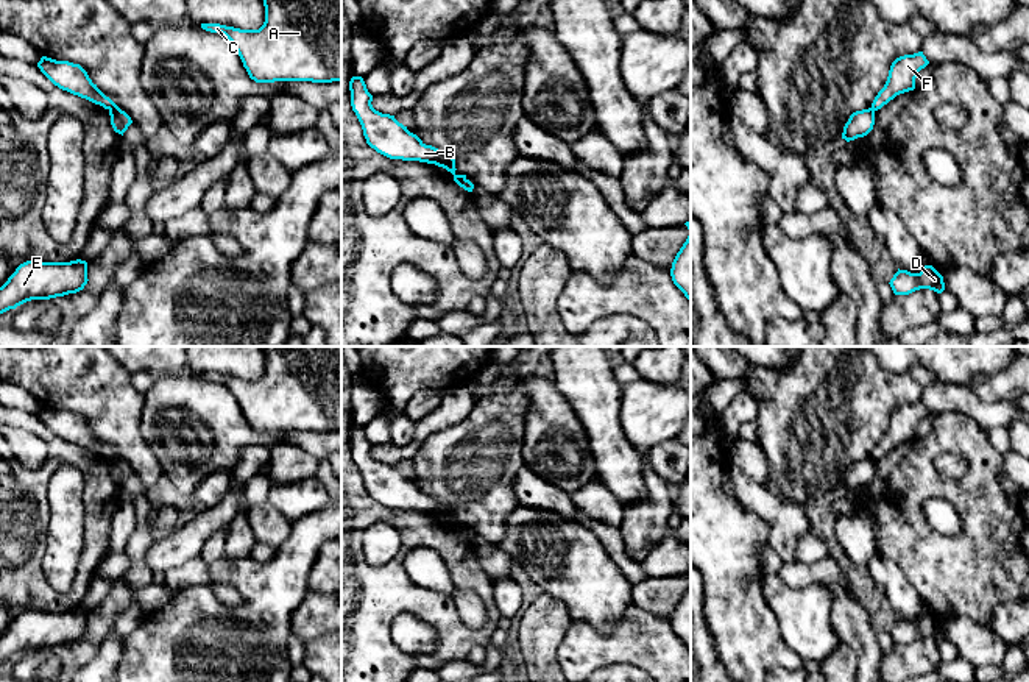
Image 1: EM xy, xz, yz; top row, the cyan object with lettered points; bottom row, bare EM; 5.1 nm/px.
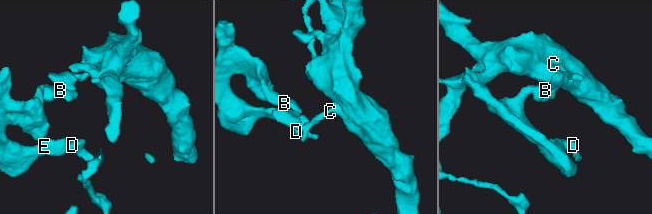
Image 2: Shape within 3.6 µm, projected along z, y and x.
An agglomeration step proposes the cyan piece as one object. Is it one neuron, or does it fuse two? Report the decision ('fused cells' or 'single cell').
fused cells

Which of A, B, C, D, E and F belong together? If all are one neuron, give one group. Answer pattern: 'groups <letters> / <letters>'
groups A C F / B D E

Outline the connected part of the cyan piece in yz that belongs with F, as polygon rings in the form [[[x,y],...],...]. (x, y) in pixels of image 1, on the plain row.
[[[923,401],[896,407],[890,415],[884,437],[878,442],[872,453],[872,459],[878,460],[896,445],[914,440],[918,421],[928,414],[929,410]]]

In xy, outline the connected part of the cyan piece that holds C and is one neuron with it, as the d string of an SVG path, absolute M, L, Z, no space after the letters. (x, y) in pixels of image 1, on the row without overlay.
M262 346L262 350L265 371L259 379L220 373L201 373L201 378L225 384L256 432L341 431L341 346Z

